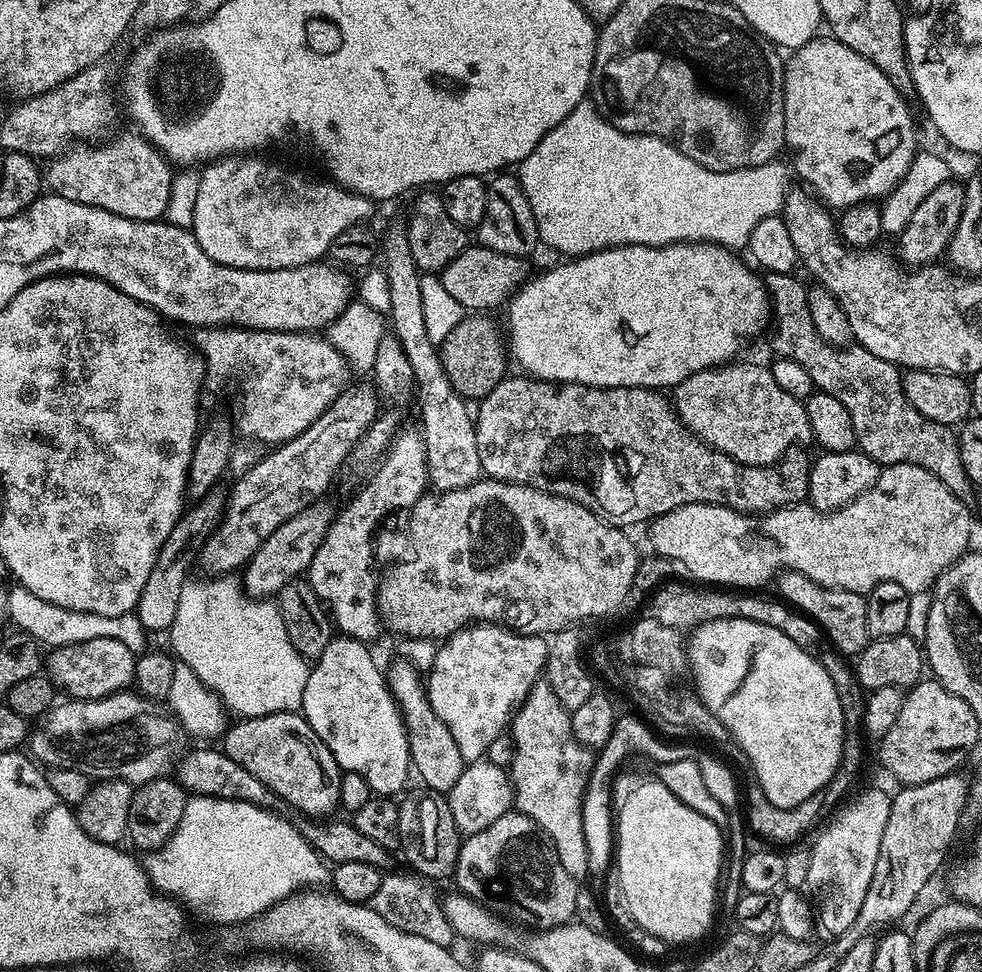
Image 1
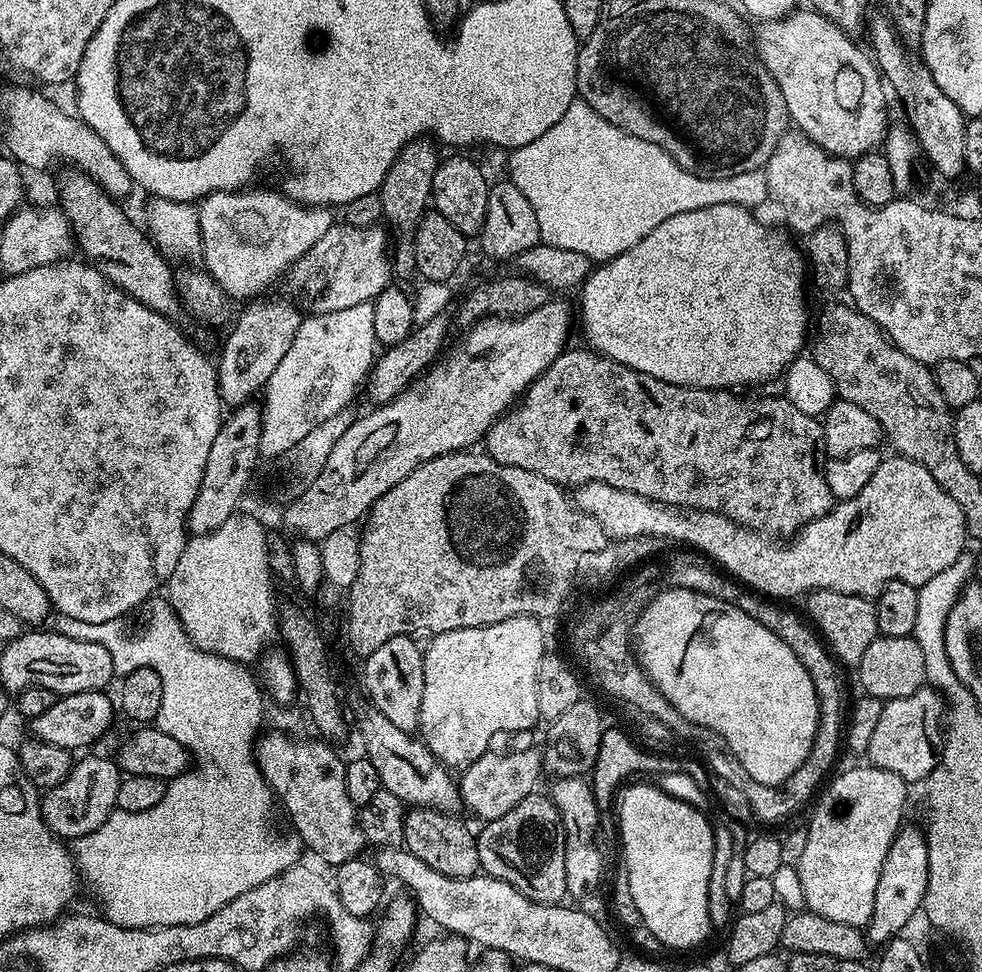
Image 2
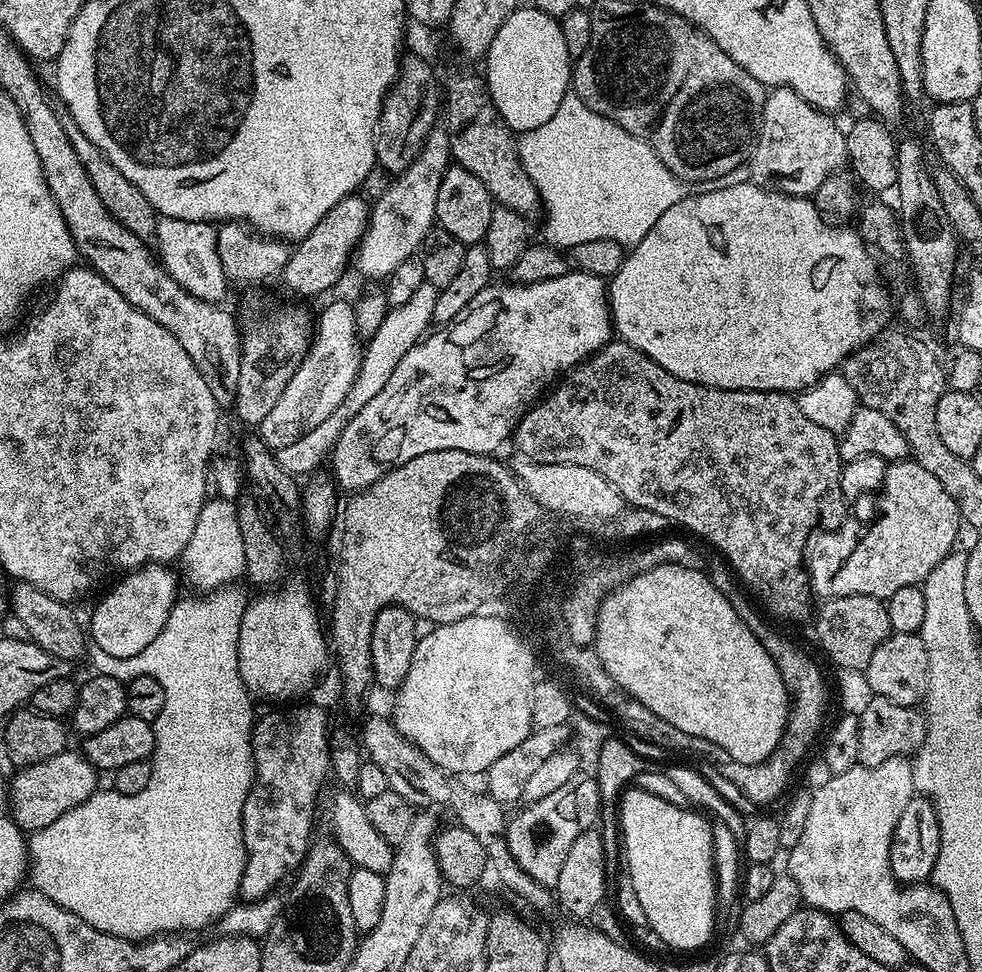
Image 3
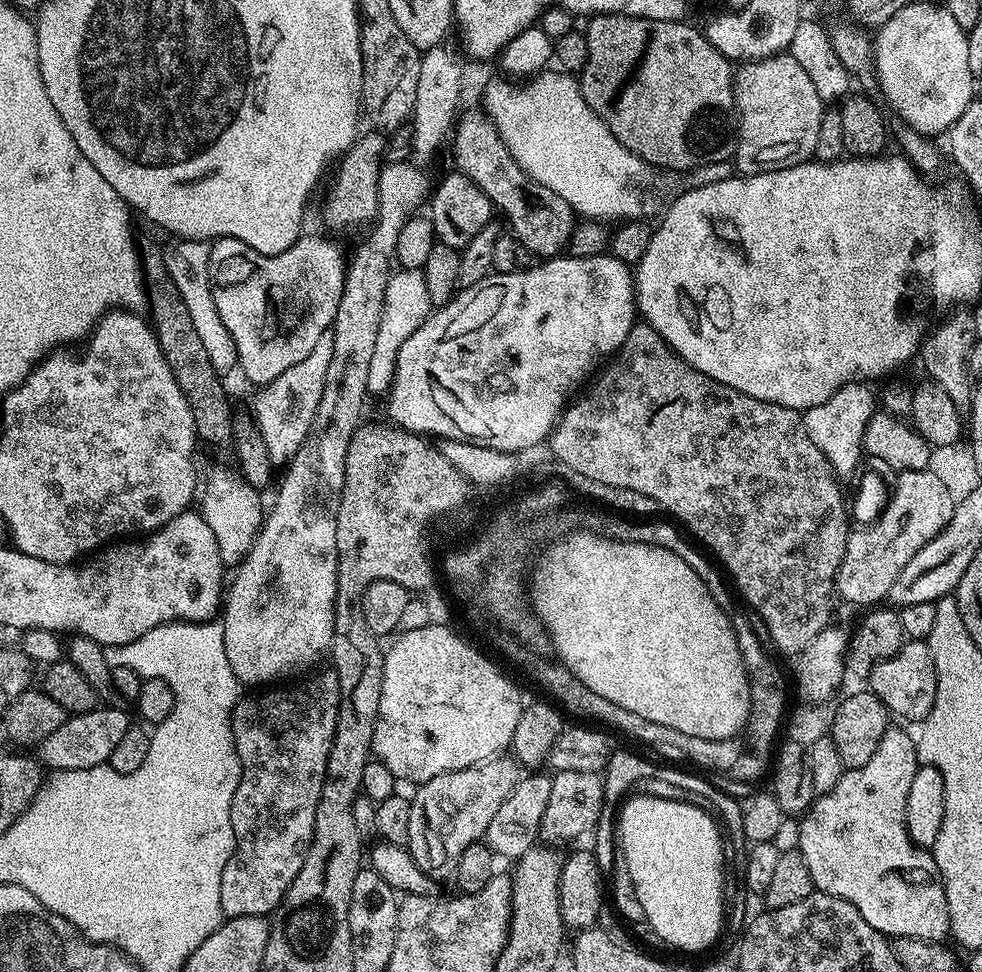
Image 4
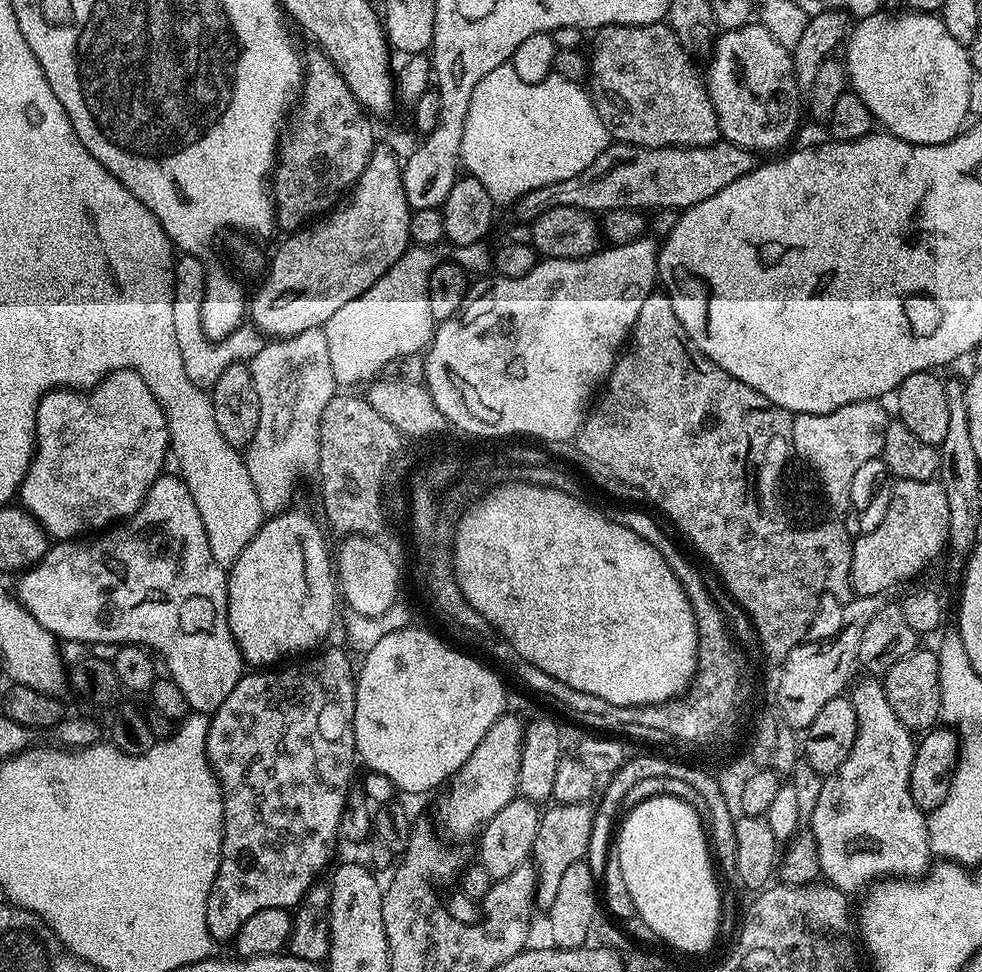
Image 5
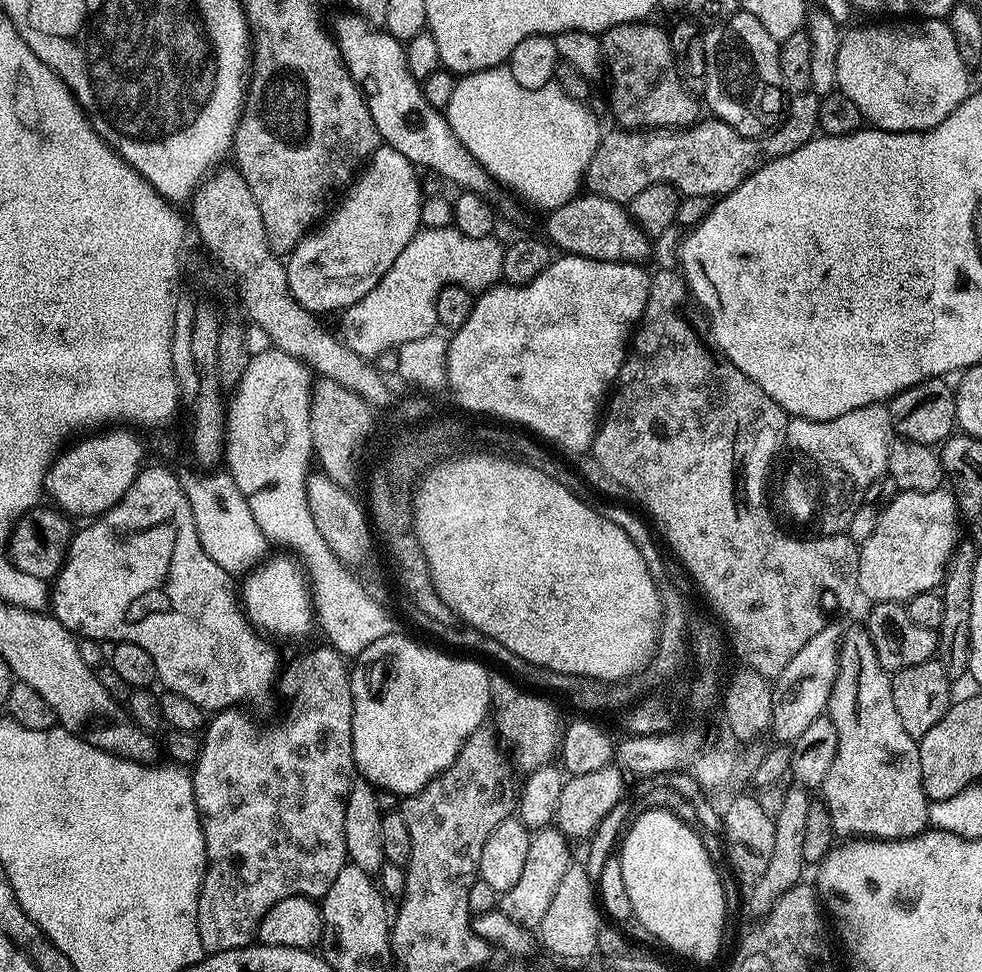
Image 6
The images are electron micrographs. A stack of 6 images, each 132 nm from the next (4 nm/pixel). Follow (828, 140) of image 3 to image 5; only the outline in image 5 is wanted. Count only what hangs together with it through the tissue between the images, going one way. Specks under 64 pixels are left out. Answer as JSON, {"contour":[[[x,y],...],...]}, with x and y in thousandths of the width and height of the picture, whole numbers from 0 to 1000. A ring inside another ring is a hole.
{"contour":[[[765,23],[754,30],[734,32],[729,38],[729,49],[725,52],[720,70],[721,96],[731,117],[733,139],[740,147],[749,148],[767,158],[790,155],[793,157],[803,151],[801,148],[805,146],[807,139],[815,128],[815,115],[817,119],[817,93],[811,86],[805,52],[798,49],[796,43],[790,42],[784,31],[780,31],[773,23]]]}

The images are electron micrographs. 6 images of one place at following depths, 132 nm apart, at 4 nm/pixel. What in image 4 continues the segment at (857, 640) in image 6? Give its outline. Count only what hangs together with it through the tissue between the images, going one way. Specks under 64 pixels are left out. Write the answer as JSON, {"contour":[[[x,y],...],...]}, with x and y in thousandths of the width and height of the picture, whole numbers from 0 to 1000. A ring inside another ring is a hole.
{"contour":[[[905,747],[902,755],[898,755],[898,763],[894,763],[894,772],[890,772],[890,776],[887,777],[886,784],[882,784],[882,788],[863,791],[857,801],[853,805],[853,809],[849,809],[849,813],[845,813],[839,819],[830,820],[827,830],[819,836],[814,845],[814,848],[816,848],[813,874],[817,879],[817,883],[821,883],[821,895],[825,895],[828,915],[832,918],[840,918],[846,922],[864,926],[866,932],[870,932],[874,936],[874,940],[878,940],[878,944],[882,944],[882,949],[886,949],[888,955],[896,956],[899,963],[905,965],[926,963],[936,967],[961,969],[967,963],[967,940],[963,932],[961,908],[957,905],[957,898],[953,896],[953,888],[948,876],[943,872],[934,872],[929,864],[926,863],[925,855],[923,854],[923,821],[927,817],[927,805],[931,805],[931,796],[934,789],[932,760],[928,756],[925,758],[919,750],[912,749],[912,747]]]}

